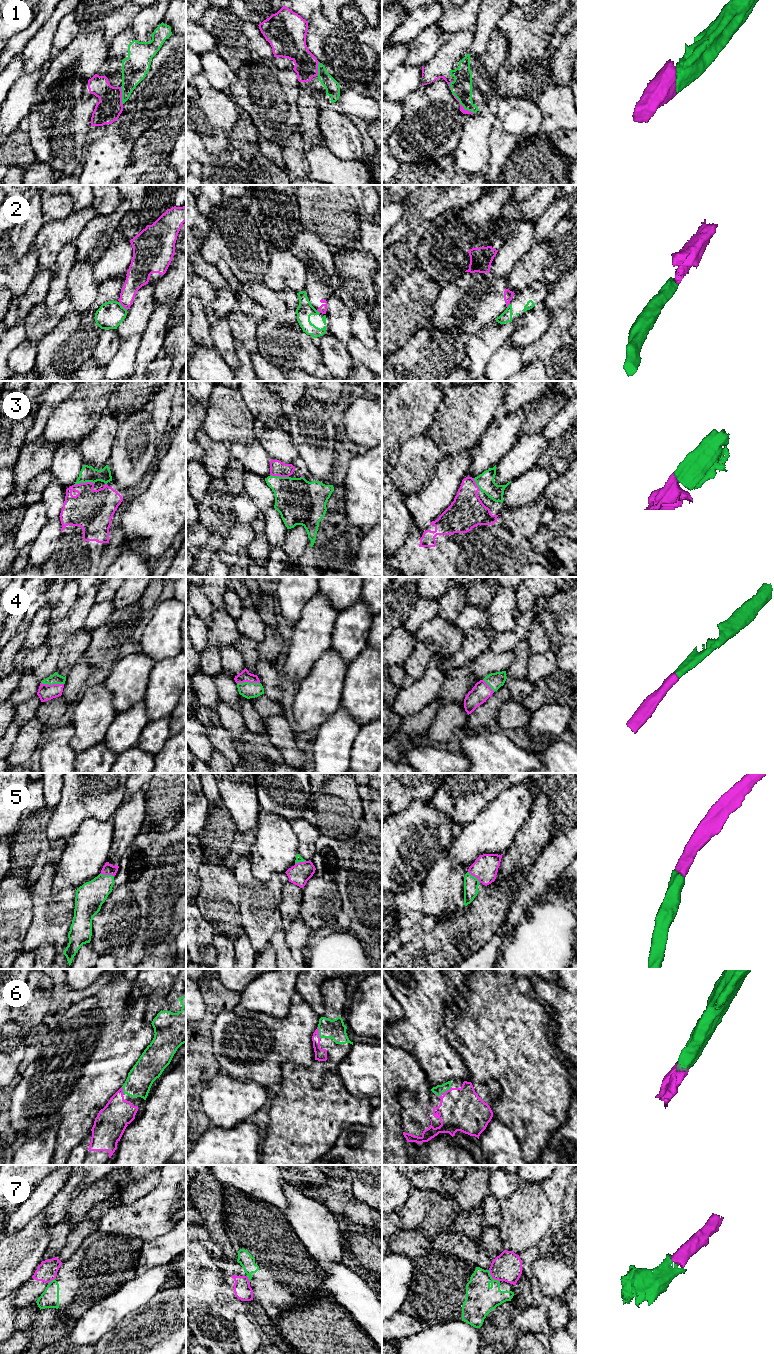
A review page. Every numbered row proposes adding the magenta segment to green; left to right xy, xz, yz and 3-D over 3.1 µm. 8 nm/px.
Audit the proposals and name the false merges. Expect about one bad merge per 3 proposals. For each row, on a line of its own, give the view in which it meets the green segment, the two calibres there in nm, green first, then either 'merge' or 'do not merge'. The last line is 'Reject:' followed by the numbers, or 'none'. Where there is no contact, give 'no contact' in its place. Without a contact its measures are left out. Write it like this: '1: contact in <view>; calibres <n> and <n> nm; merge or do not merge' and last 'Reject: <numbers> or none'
1: contact in yz; calibres 170 and 40 nm; merge
2: contact in xy; calibres 200 and 150 nm; do not merge
3: contact in xy; calibres 130 and 320 nm; merge
4: contact in xy; calibres 80 and 130 nm; merge
5: contact in xy; calibres 220 and 90 nm; merge
6: contact in yz; calibres 70 and 360 nm; merge
7: contact in yz; calibres 240 and 220 nm; do not merge
Reject: 2, 7

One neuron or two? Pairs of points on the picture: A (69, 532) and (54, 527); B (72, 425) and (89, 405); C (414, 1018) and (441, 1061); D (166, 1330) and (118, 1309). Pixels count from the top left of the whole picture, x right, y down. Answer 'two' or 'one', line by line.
A: two
B: one
C: one
D: two

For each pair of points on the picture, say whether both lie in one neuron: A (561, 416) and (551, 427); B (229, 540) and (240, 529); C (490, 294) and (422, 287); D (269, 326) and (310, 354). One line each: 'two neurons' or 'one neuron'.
A: one neuron
B: one neuron
C: two neurons
D: one neuron

